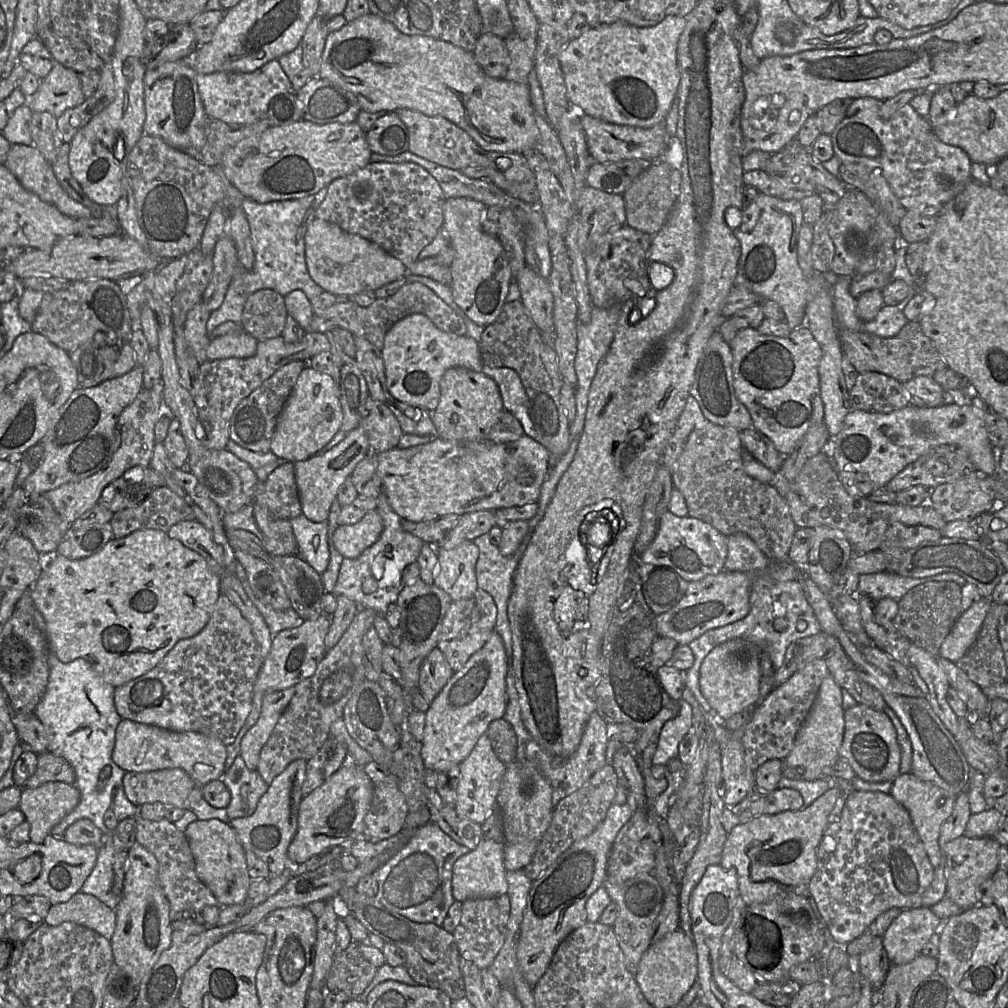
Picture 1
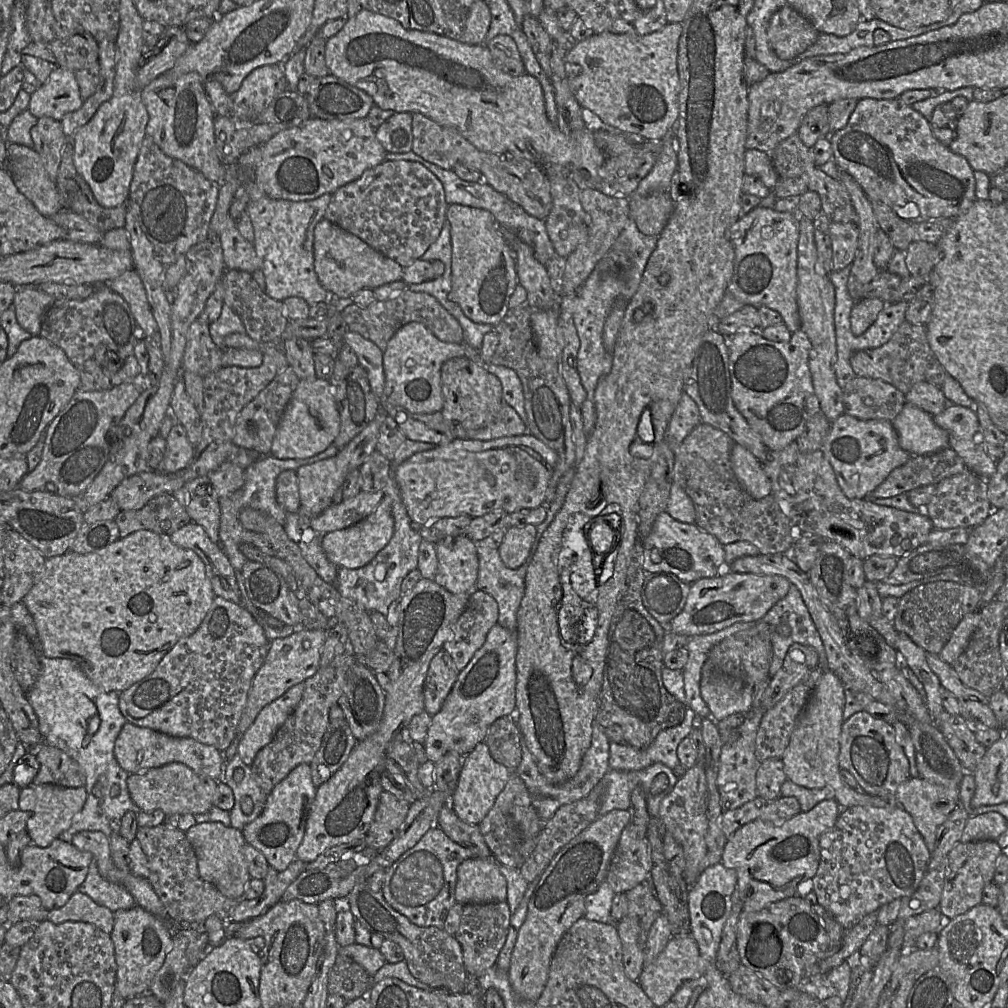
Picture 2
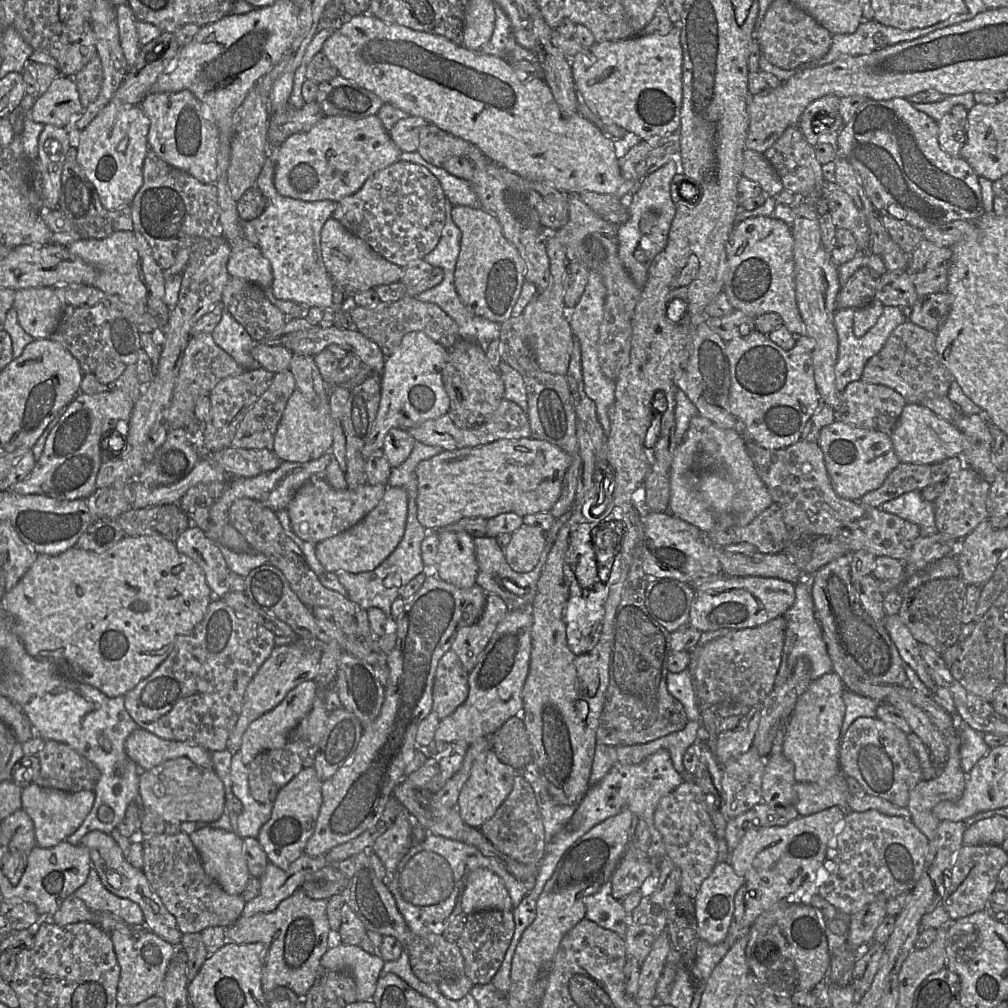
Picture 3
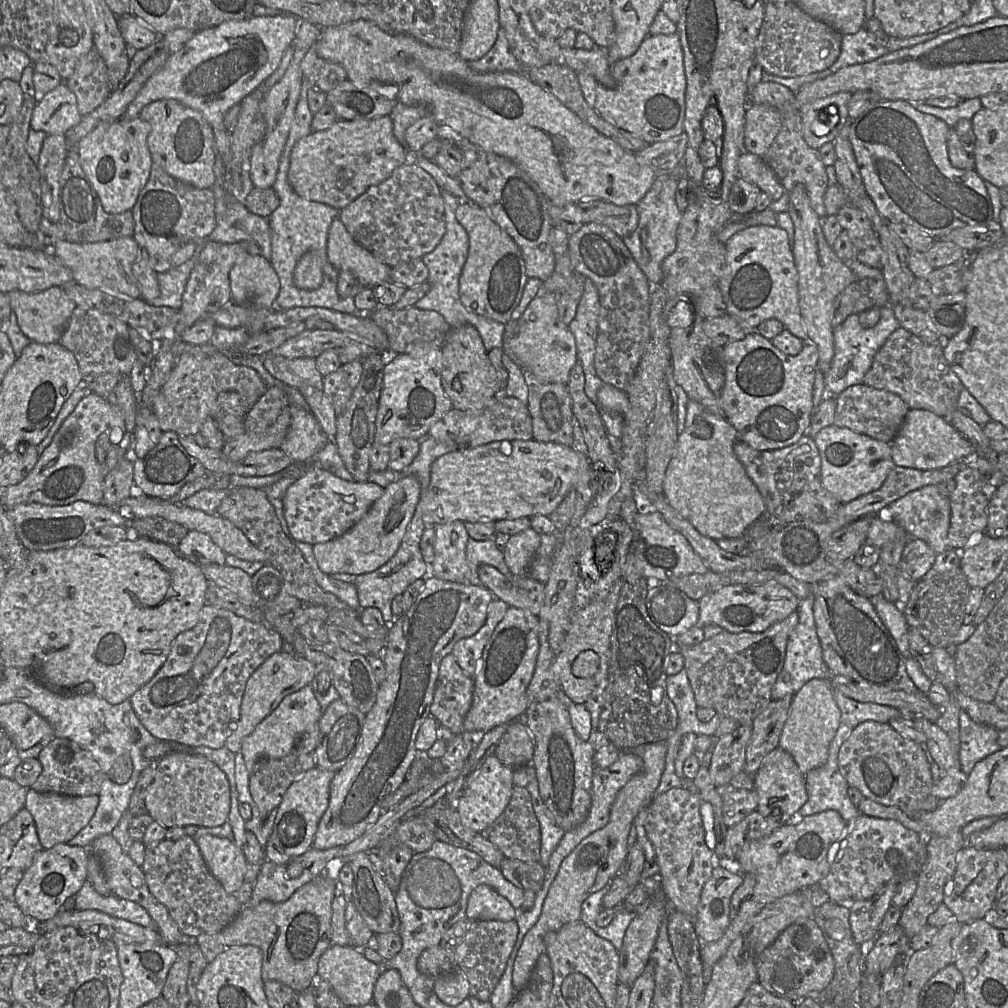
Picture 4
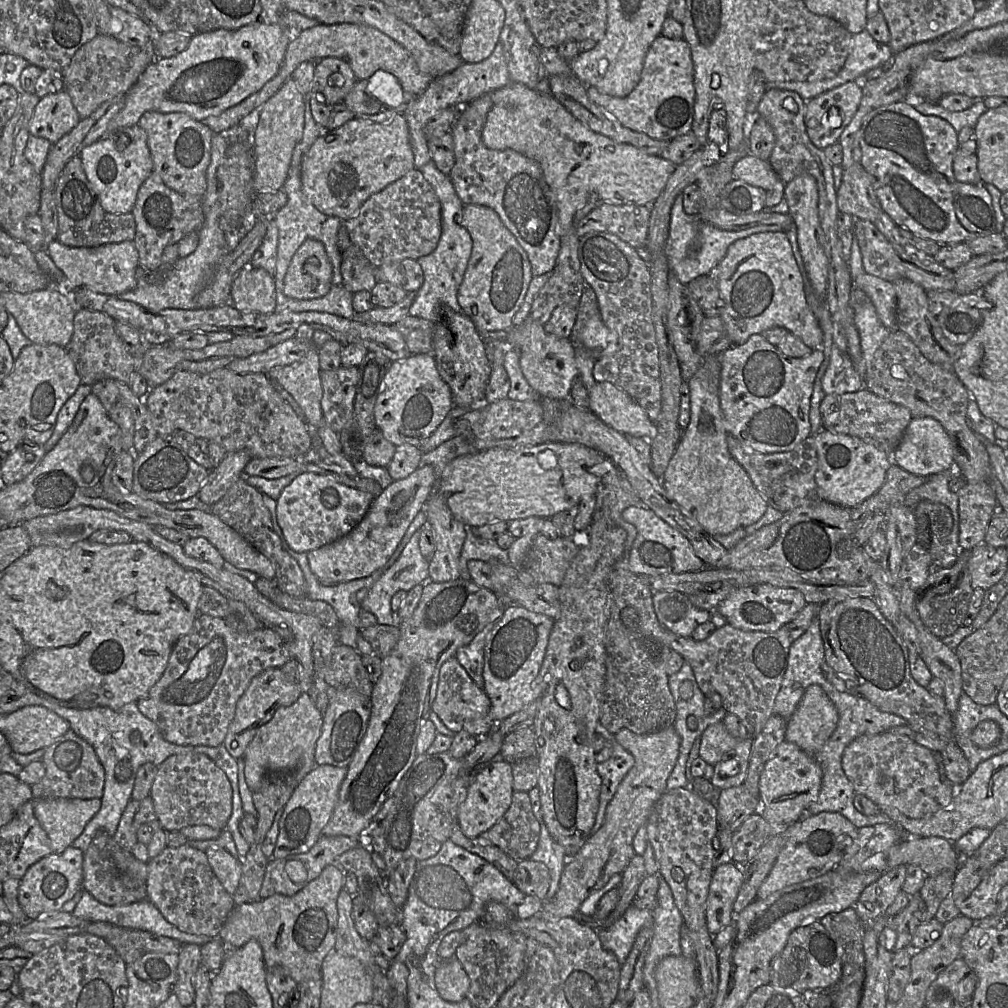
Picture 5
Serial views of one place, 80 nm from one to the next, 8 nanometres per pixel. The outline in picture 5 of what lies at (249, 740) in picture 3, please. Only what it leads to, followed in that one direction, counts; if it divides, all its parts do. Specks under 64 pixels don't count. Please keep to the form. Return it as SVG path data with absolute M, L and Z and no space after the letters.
M303 692L290 706L280 707L266 724L258 728L243 755L244 774L251 792L258 791L271 775L291 774L300 782L317 765L316 744L321 734L323 713L308 692Z

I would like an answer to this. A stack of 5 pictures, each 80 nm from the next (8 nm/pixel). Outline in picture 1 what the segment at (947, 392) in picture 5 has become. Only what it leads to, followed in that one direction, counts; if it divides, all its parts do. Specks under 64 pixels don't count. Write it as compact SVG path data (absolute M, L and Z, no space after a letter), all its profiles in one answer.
M908 322L896 336L890 338L883 338L869 332L852 331L838 327L838 338L843 353L860 374L879 372L903 384L917 376L932 377L937 371L948 367L932 341L924 334L918 322Z

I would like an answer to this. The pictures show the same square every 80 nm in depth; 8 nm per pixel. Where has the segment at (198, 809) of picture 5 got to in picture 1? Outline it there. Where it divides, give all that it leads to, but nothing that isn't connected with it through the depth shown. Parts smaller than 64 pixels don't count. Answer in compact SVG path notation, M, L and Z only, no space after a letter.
M181 768L126 772L123 787L128 800L136 806L161 802L189 810L203 797L202 787Z

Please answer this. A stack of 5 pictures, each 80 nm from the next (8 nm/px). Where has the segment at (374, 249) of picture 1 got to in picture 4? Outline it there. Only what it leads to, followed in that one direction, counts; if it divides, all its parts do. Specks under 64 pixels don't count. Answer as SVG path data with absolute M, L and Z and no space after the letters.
M337 217L328 231L327 258L338 271L352 272L364 288L390 281L391 267L359 244Z

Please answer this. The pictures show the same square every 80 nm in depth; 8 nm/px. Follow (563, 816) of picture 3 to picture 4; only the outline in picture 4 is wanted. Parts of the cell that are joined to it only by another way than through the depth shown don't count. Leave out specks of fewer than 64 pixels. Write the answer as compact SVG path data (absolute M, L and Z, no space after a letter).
M537 778L528 784L527 789L532 799L535 815L540 823L541 847L539 862L546 868L551 854L557 847L565 831L555 823L551 813L544 804L540 796Z

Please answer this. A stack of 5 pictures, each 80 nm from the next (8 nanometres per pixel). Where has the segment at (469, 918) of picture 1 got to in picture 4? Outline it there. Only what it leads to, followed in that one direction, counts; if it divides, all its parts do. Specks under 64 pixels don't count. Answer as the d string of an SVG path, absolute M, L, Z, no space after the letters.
M472 920L468 923L463 941L455 949L457 969L470 983L470 996L480 1001L489 1001L494 988L506 968L507 961L518 936L516 920Z

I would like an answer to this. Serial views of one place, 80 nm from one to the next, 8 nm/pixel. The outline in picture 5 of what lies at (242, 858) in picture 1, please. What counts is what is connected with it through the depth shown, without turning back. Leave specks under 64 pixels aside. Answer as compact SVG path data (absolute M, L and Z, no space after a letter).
M222 848L207 849L205 854L217 879L233 895L241 884L243 861Z

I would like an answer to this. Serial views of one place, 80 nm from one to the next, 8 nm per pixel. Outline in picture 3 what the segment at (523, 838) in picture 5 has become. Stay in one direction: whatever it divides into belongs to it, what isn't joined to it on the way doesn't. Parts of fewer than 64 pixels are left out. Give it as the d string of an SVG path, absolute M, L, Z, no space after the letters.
M516 774L510 794L479 829L501 853L515 861L539 864L545 856L546 839L542 817L534 791L521 774Z

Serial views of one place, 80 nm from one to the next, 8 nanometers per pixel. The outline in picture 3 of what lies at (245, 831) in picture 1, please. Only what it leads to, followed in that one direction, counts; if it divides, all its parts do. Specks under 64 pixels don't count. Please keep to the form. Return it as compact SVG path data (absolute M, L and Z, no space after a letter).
M314 767L301 770L278 793L272 808L270 819L261 827L257 840L267 854L269 862L281 869L287 869L304 852L309 838L313 835L322 804L322 780Z

